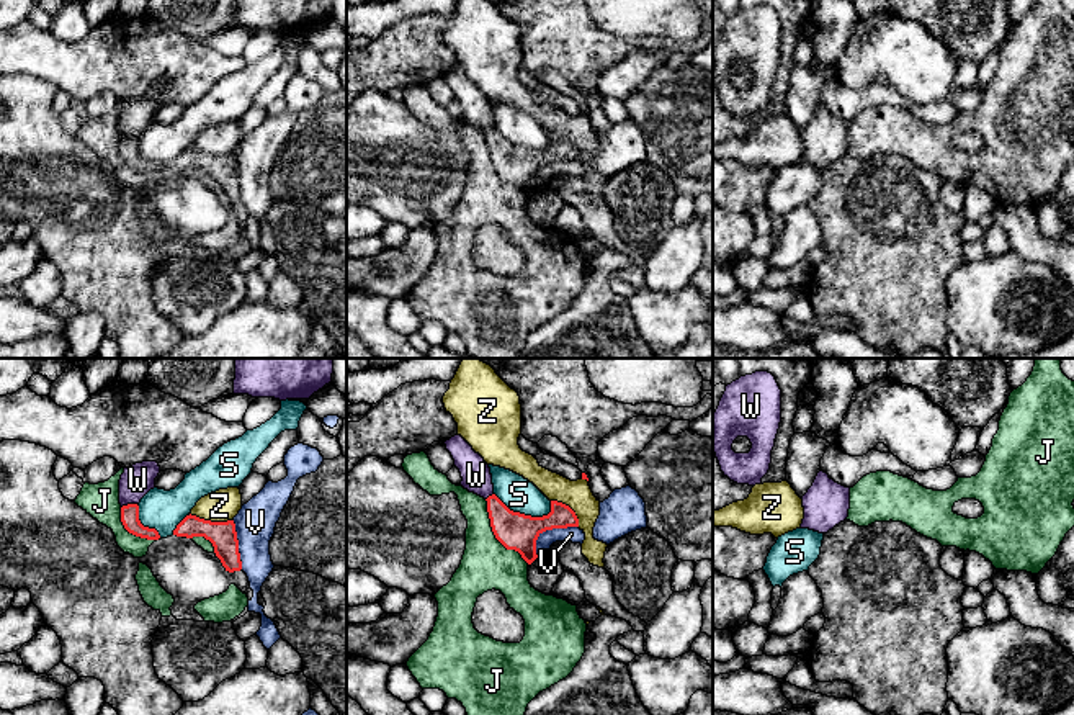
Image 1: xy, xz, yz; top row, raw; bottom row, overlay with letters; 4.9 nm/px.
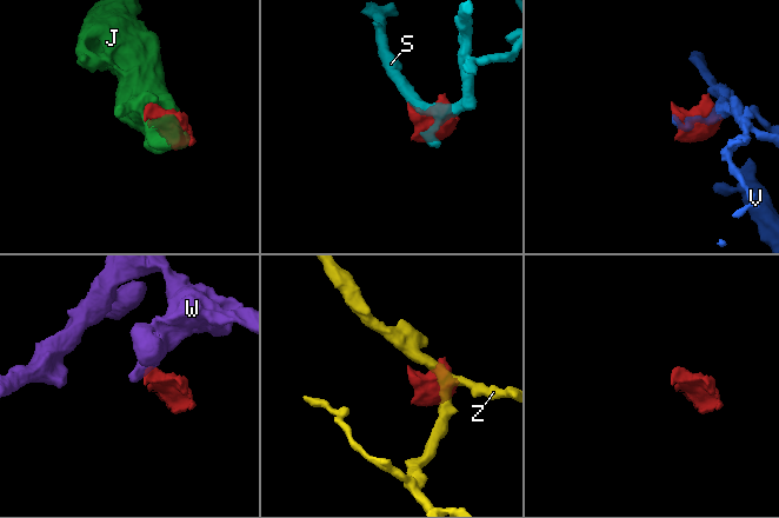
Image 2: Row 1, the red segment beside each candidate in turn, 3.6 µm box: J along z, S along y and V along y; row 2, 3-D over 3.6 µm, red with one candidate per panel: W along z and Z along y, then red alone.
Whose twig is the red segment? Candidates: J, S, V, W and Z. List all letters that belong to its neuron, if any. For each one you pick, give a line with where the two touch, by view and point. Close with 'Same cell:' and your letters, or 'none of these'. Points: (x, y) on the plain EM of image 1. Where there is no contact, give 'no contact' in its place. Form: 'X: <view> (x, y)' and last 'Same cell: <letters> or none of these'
Same cell: none of these

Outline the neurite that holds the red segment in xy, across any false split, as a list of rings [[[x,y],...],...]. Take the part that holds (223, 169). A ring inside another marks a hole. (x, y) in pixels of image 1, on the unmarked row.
[[[190,147],[177,159],[173,169],[186,172],[204,170],[213,177],[214,187],[226,205],[234,206],[242,203],[234,154],[211,155]]]

